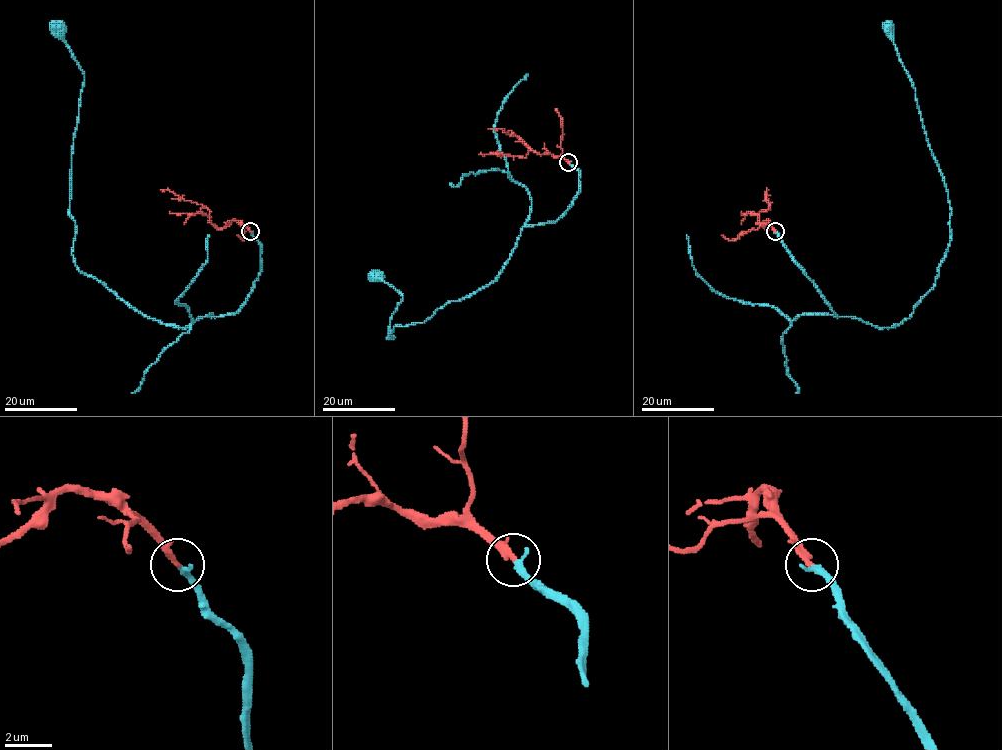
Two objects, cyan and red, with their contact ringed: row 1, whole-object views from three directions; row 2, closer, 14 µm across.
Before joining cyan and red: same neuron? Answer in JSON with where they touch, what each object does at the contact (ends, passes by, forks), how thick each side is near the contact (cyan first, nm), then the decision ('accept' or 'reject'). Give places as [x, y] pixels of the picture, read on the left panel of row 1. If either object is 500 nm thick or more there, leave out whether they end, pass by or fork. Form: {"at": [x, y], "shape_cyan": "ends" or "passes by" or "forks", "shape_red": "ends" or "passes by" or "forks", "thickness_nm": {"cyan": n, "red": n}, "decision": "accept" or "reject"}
{"at": [250, 231], "shape_cyan": "ends", "shape_red": "ends", "thickness_nm": {"cyan": 280, "red": 280}, "decision": "accept"}

